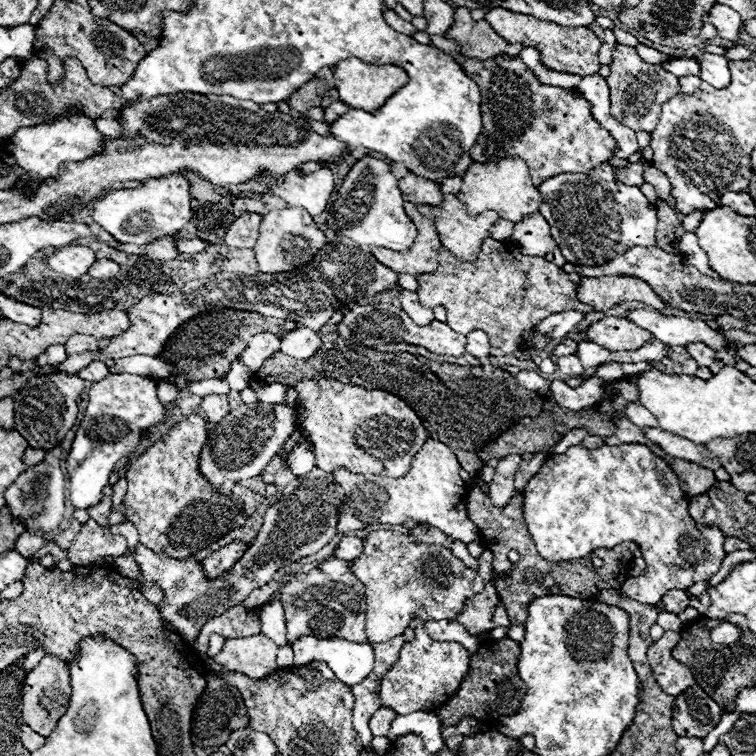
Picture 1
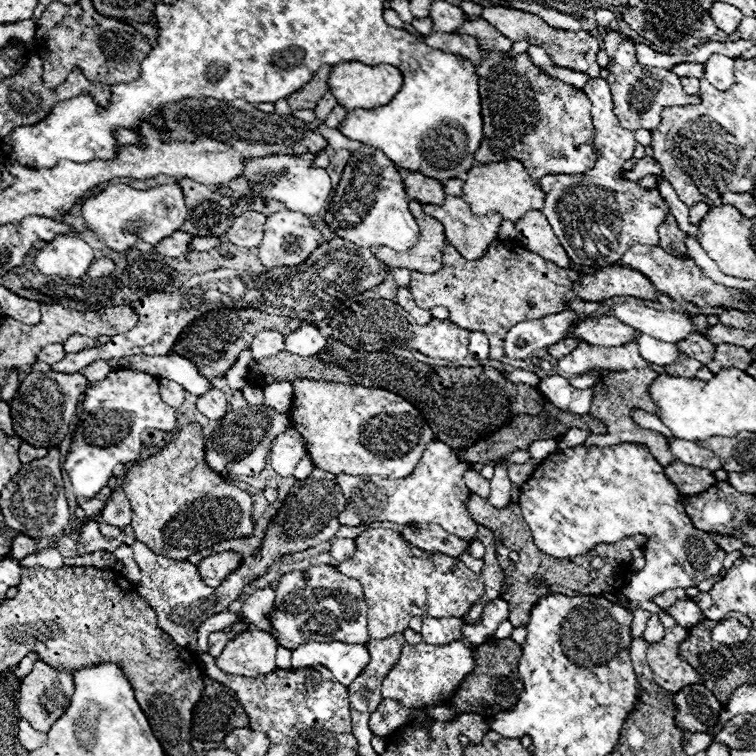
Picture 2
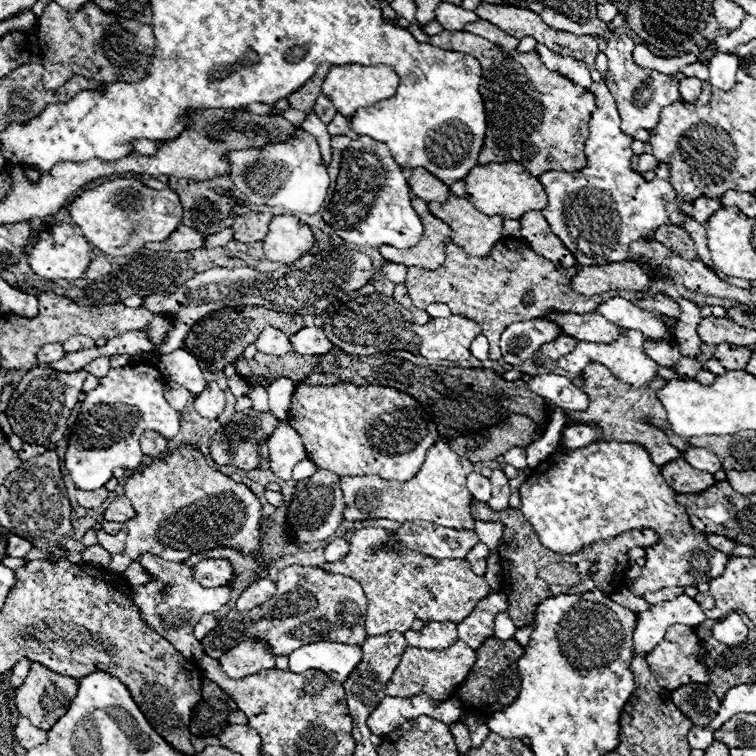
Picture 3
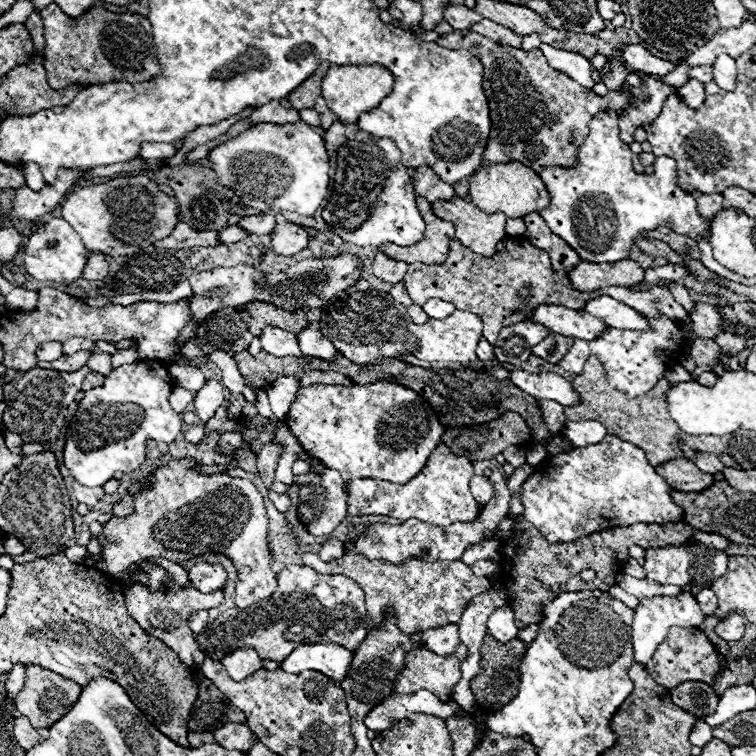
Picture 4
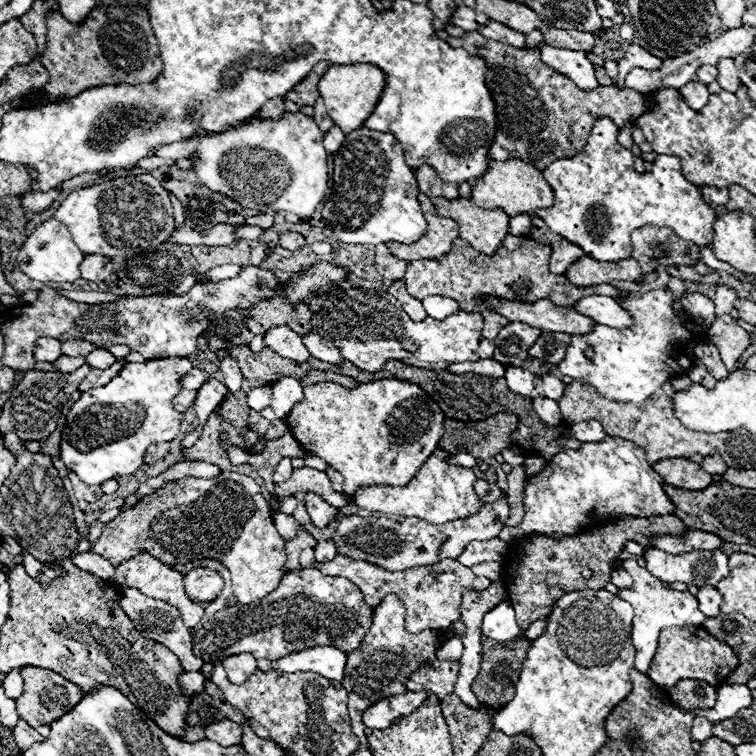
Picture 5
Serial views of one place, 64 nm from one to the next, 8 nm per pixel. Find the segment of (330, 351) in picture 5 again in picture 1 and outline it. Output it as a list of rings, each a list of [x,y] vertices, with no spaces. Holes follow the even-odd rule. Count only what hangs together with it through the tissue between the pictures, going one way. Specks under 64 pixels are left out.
[[[298,328],[298,330],[292,330],[282,336],[280,352],[288,354],[292,358],[308,360],[316,350],[320,350],[320,346],[322,346],[320,334],[312,332],[310,328]]]

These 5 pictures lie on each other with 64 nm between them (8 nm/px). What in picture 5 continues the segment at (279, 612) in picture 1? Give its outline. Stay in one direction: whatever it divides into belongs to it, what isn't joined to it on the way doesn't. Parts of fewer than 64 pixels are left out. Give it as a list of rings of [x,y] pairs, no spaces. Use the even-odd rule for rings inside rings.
[[[222,472],[222,474],[218,474],[218,476],[212,478],[212,480],[186,476],[186,478],[180,478],[180,480],[174,480],[174,482],[164,484],[164,486],[158,488],[154,494],[140,498],[132,510],[122,512],[122,514],[116,516],[114,520],[110,520],[110,522],[108,522],[108,536],[104,536],[104,532],[102,532],[102,536],[98,538],[98,542],[92,546],[92,552],[96,552],[96,554],[104,556],[106,560],[110,560],[110,564],[112,564],[114,568],[116,568],[120,562],[130,560],[132,556],[136,556],[136,554],[140,554],[140,552],[150,552],[152,556],[156,556],[156,558],[158,558],[160,562],[164,562],[164,564],[186,564],[186,562],[200,560],[200,558],[216,558],[216,560],[224,562],[224,566],[228,566],[228,570],[232,572],[232,590],[234,590],[234,596],[236,596],[236,600],[238,600],[240,604],[252,604],[254,600],[262,600],[264,596],[268,596],[270,592],[274,592],[274,590],[278,588],[278,584],[280,584],[282,574],[284,574],[284,568],[282,568],[282,566],[284,566],[284,560],[286,560],[286,556],[284,556],[284,540],[278,536],[278,532],[276,532],[276,528],[274,528],[274,522],[272,522],[270,510],[268,510],[268,502],[266,502],[266,498],[264,498],[260,486],[258,486],[250,476],[242,476],[242,474],[236,474],[236,472]]]

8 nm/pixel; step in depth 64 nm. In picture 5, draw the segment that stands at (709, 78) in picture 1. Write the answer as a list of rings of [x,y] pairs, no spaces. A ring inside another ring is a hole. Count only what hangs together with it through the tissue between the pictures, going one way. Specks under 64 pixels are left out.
[[[724,58],[724,60],[720,60],[720,64],[716,68],[718,68],[716,82],[722,86],[722,90],[736,92],[740,88],[740,78],[738,78],[738,70],[734,66],[734,60]]]

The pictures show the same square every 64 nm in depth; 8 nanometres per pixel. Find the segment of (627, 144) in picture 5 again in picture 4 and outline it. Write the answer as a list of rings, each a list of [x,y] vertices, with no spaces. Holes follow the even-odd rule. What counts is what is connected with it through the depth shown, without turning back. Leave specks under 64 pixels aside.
[[[644,72],[638,74],[644,76],[644,84],[630,86],[628,90],[632,94],[632,100],[640,100],[640,102],[630,102],[630,106],[626,106],[626,110],[620,116],[620,138],[628,144],[634,142],[632,138],[634,130],[652,124],[652,120],[656,120],[656,116],[662,110],[664,98],[676,92],[676,88],[664,84],[660,76],[648,76]]]

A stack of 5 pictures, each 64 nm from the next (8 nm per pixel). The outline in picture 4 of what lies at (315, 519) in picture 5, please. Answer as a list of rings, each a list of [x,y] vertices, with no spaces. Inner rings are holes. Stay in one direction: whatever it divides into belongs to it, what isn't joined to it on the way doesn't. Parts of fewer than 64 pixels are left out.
[[[324,470],[318,484],[302,484],[298,516],[314,536],[328,536],[346,518],[344,480],[336,470]]]

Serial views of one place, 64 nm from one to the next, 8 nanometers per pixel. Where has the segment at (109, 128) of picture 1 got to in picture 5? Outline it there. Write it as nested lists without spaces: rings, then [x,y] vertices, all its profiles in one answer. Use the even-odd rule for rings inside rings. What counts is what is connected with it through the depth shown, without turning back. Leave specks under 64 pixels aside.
[[[286,112],[282,120],[258,120],[242,128],[232,128],[218,136],[206,136],[186,142],[174,142],[174,144],[162,144],[154,148],[154,156],[160,158],[186,158],[192,152],[198,152],[198,162],[194,164],[196,174],[204,186],[208,186],[214,192],[222,192],[230,198],[234,198],[244,208],[252,208],[258,212],[294,212],[302,218],[310,218],[316,210],[316,206],[324,200],[324,194],[328,190],[328,152],[322,144],[322,132],[316,126],[316,122],[300,112],[292,114]]]

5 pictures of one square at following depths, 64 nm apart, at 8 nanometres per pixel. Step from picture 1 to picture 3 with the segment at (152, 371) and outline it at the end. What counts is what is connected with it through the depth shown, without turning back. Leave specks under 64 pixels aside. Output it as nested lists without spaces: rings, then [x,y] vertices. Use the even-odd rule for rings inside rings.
[[[174,350],[172,354],[166,354],[160,358],[148,358],[144,362],[152,364],[160,372],[164,372],[166,380],[180,384],[194,396],[198,396],[206,388],[206,378],[202,374],[196,358],[192,354],[188,354],[186,350]]]

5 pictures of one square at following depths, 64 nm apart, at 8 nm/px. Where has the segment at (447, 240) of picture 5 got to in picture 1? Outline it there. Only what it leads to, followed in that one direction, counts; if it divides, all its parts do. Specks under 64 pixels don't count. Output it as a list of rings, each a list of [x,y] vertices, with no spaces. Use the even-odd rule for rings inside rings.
[[[406,202],[404,204],[408,216],[412,216],[412,222],[416,224],[416,230],[420,236],[416,238],[416,244],[406,252],[394,252],[393,250],[372,247],[372,256],[380,260],[386,268],[400,272],[400,274],[424,274],[424,272],[434,272],[438,268],[438,254],[442,250],[442,244],[438,240],[438,232],[432,220],[424,218],[414,204]]]

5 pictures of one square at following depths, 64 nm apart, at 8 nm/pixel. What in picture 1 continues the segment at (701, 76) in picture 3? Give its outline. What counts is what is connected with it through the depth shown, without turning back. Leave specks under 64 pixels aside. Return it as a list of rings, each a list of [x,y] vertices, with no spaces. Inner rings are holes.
[[[672,58],[668,60],[668,64],[662,64],[662,68],[666,72],[672,72],[674,76],[698,76],[700,74],[700,66],[696,60],[690,60],[690,58]]]

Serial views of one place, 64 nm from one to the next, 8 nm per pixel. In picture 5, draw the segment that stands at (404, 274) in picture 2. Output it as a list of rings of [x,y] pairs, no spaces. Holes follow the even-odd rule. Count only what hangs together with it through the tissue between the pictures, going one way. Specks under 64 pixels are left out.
[[[378,244],[376,246],[376,256],[374,256],[374,268],[384,280],[396,282],[396,280],[402,280],[402,276],[406,272],[406,262],[392,258],[388,248],[384,244]]]

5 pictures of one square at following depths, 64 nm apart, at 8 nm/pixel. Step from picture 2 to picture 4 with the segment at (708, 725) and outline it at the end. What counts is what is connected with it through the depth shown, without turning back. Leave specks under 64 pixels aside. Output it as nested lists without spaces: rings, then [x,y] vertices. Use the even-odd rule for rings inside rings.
[[[684,682],[670,690],[670,698],[682,710],[694,714],[696,718],[704,718],[716,712],[718,696],[706,682]]]

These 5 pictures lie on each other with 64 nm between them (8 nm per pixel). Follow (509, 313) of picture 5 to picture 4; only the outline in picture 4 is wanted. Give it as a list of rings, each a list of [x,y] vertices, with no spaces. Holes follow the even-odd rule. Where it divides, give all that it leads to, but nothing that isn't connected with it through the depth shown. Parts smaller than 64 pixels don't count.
[[[546,304],[536,308],[532,320],[548,326],[556,334],[580,340],[594,340],[602,336],[608,328],[600,318],[590,316],[588,312],[576,312],[562,306],[546,306]]]

